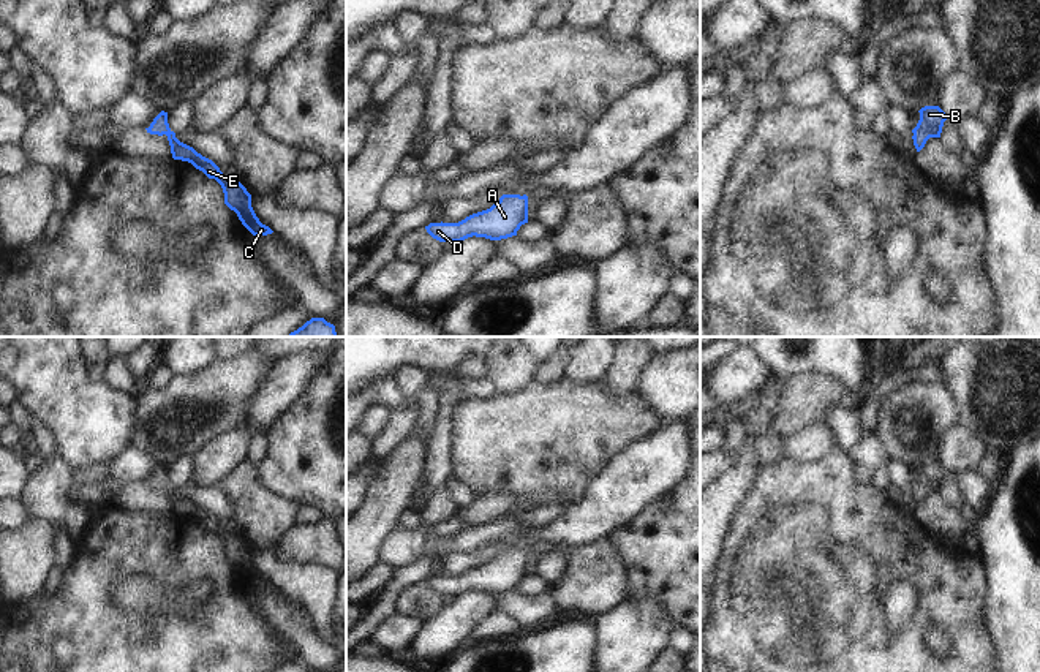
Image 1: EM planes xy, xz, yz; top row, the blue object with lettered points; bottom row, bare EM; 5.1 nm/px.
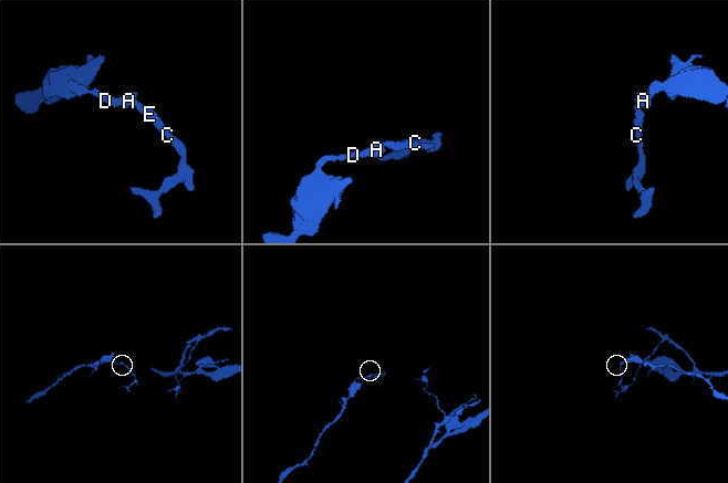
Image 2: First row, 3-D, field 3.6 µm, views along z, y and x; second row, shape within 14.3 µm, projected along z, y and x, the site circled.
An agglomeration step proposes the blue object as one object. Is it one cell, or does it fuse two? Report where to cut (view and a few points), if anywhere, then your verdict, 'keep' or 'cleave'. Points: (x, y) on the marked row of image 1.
no cut; keep

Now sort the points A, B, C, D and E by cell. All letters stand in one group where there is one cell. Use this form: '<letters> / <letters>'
A B C D E

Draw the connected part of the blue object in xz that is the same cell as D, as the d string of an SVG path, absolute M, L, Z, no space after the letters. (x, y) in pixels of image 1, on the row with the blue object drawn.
M503 194L490 209L473 213L458 223L430 223L427 232L439 242L462 242L468 237L501 240L517 236L528 223L528 196Z

